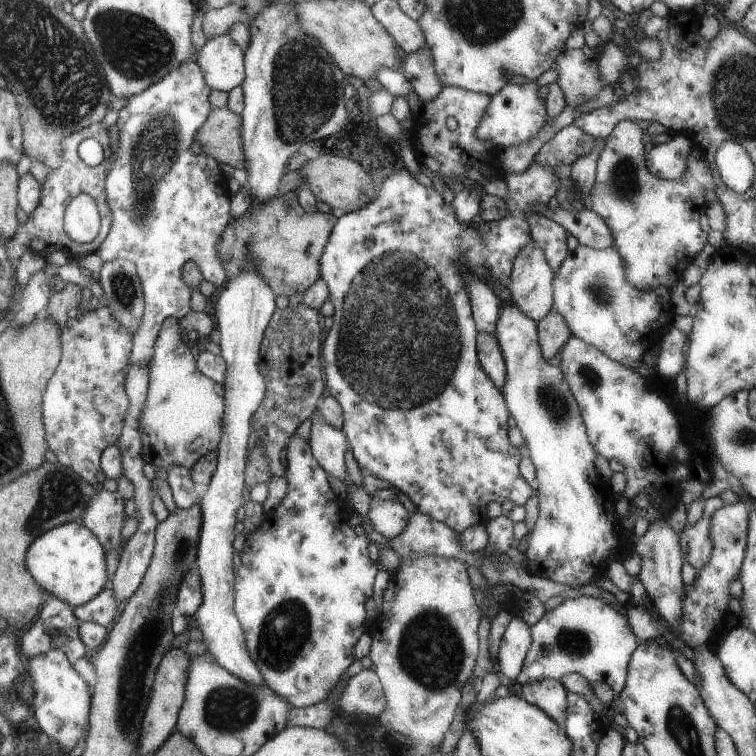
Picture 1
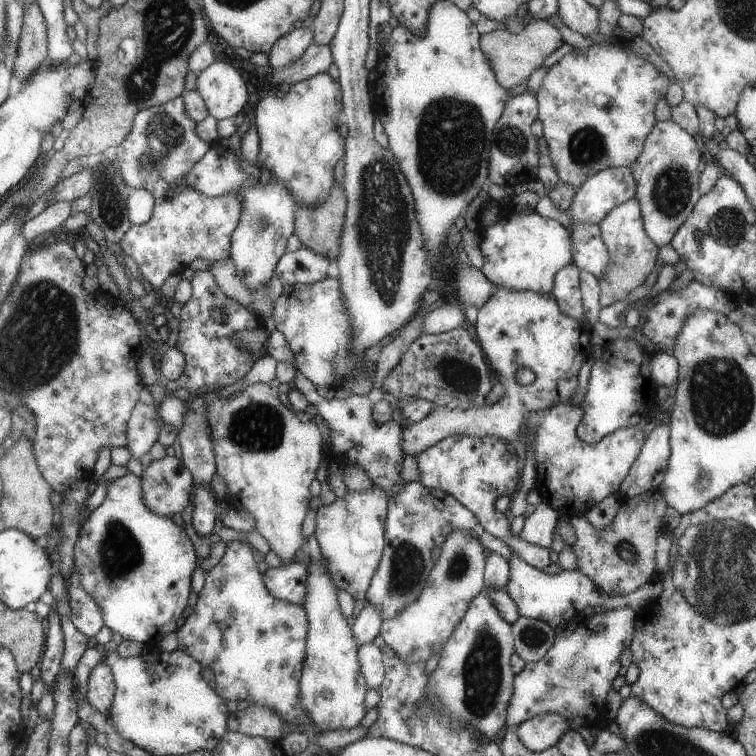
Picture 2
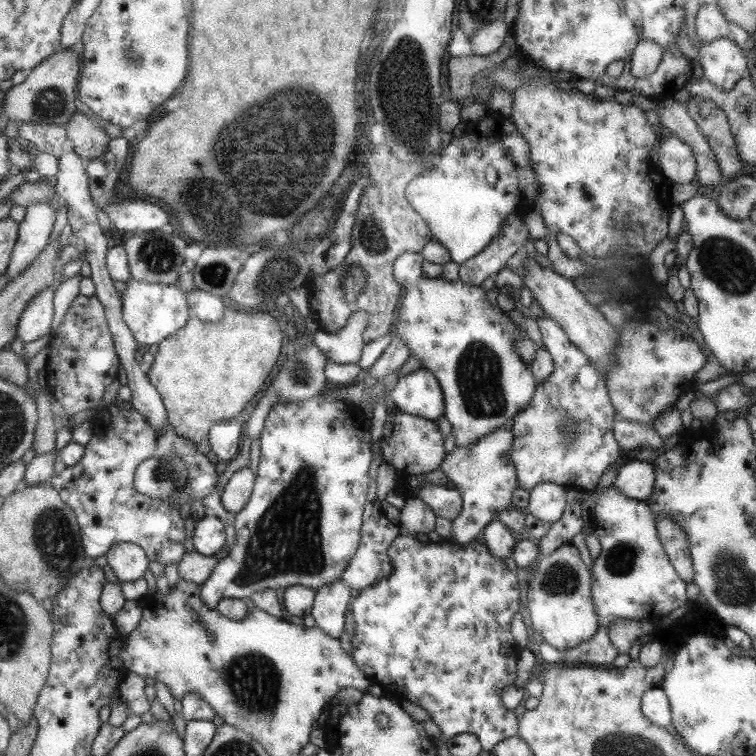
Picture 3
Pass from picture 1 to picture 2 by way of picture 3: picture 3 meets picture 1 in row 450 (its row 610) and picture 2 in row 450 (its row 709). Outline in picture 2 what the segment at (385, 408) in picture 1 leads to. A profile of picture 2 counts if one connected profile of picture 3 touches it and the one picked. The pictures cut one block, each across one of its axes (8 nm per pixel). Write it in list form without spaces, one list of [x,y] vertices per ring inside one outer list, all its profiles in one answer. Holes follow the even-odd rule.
[[[452,434],[414,457],[417,462],[417,470],[419,470],[419,478],[417,478],[419,484],[450,493],[455,500],[458,500],[459,504],[474,513],[479,524],[491,536],[505,541],[510,546],[511,554],[521,557],[527,564],[533,565],[539,570],[549,566],[549,547],[529,544],[526,540],[515,536],[509,529],[510,515],[495,510],[495,506],[493,506],[497,496],[505,494],[511,497],[515,493],[517,482],[519,482],[513,452],[509,454],[505,450],[505,446],[499,442],[498,437]]]

